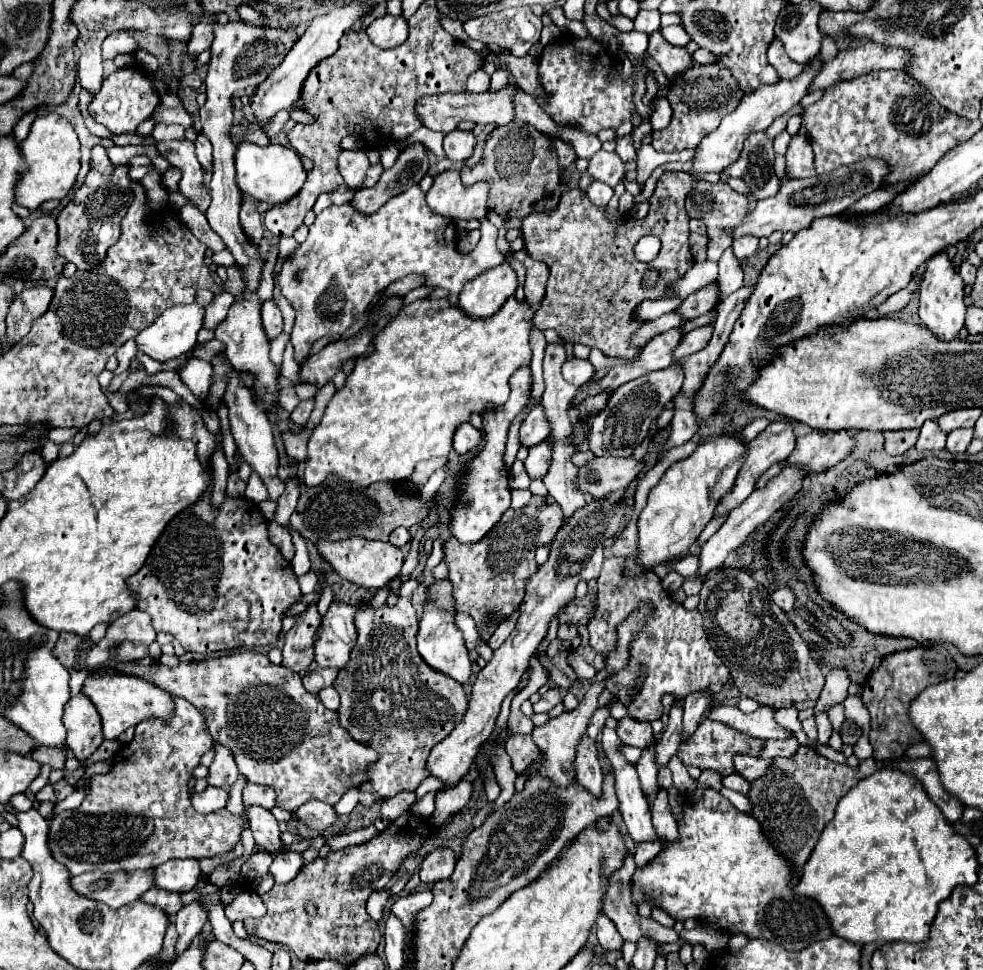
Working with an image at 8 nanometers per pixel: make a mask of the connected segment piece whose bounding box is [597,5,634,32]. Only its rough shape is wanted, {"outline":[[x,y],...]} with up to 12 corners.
{"outline":[[603,5],[597,13],[621,32],[633,30],[633,20],[626,16],[611,17]]}

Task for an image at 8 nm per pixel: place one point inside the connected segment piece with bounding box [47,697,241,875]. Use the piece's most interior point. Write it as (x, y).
(138, 815)

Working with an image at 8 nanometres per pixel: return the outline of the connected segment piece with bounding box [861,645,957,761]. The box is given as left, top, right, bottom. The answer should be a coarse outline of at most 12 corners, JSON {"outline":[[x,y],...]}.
{"outline":[[939,645],[881,661],[861,687],[877,761],[921,741],[909,701],[957,673]]}

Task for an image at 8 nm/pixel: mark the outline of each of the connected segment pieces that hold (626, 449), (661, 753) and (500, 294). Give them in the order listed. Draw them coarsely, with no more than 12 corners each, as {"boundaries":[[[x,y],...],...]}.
{"boundaries":[[[673,363],[609,395],[591,419],[597,457],[631,457],[685,381]],[[669,709],[669,725],[655,747],[659,767],[677,753],[683,733],[683,709]],[[505,263],[471,279],[459,295],[469,317],[495,315],[515,293]]]}

